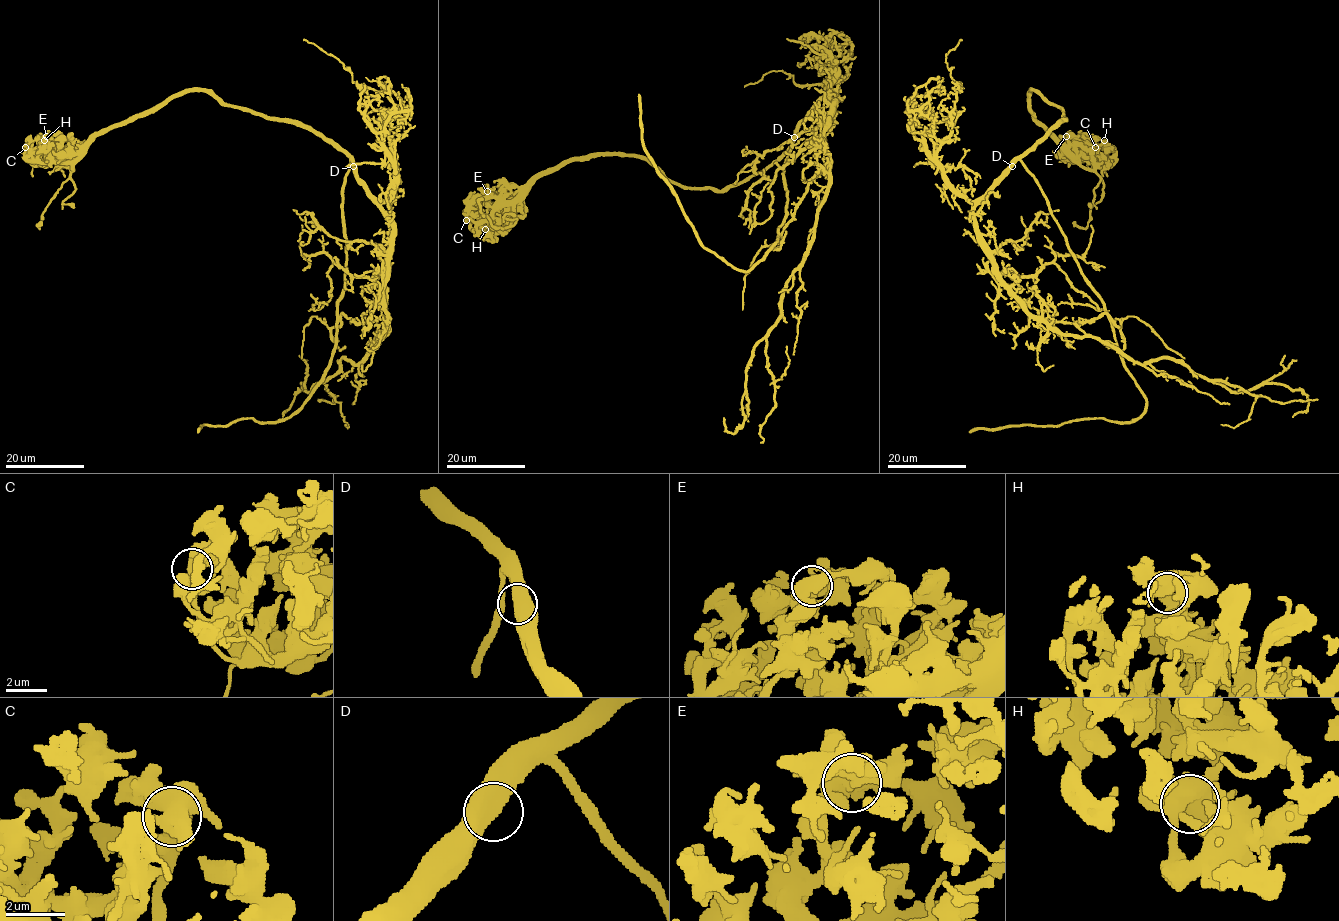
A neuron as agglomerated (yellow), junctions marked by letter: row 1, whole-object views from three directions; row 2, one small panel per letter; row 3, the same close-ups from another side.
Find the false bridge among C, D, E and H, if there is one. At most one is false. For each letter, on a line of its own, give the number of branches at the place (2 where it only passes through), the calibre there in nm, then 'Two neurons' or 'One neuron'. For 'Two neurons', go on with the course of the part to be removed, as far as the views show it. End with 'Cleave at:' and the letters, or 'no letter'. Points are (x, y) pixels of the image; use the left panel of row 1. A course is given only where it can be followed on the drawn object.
C: Branches: 2. Thickness 600 nm. One neuron
D: Branches: 2. Thickness 550 nm. One neuron
E: Branches: 2. Thickness 550 nm. One neuron
H: Branches: 2. Thickness 480 nm. One neuron
Cleave at: no letter

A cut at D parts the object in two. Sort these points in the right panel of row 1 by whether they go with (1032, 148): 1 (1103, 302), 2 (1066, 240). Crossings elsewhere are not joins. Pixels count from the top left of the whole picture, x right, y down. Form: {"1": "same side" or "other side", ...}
{"1": "other side", "2": "other side"}

